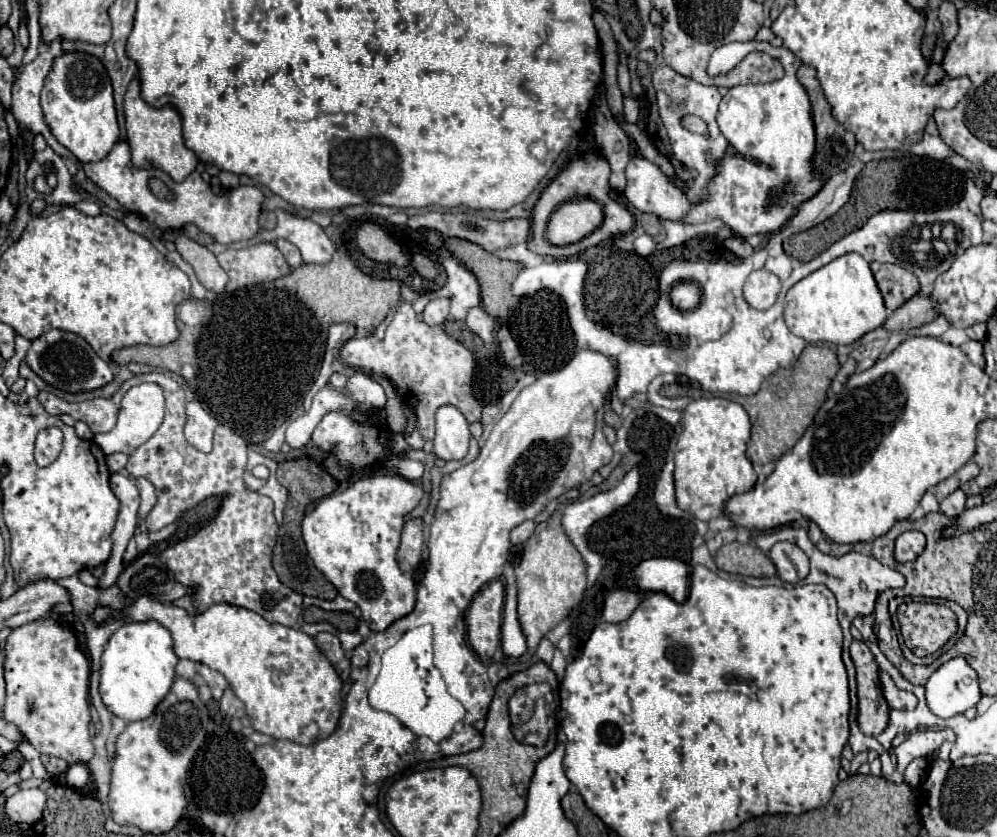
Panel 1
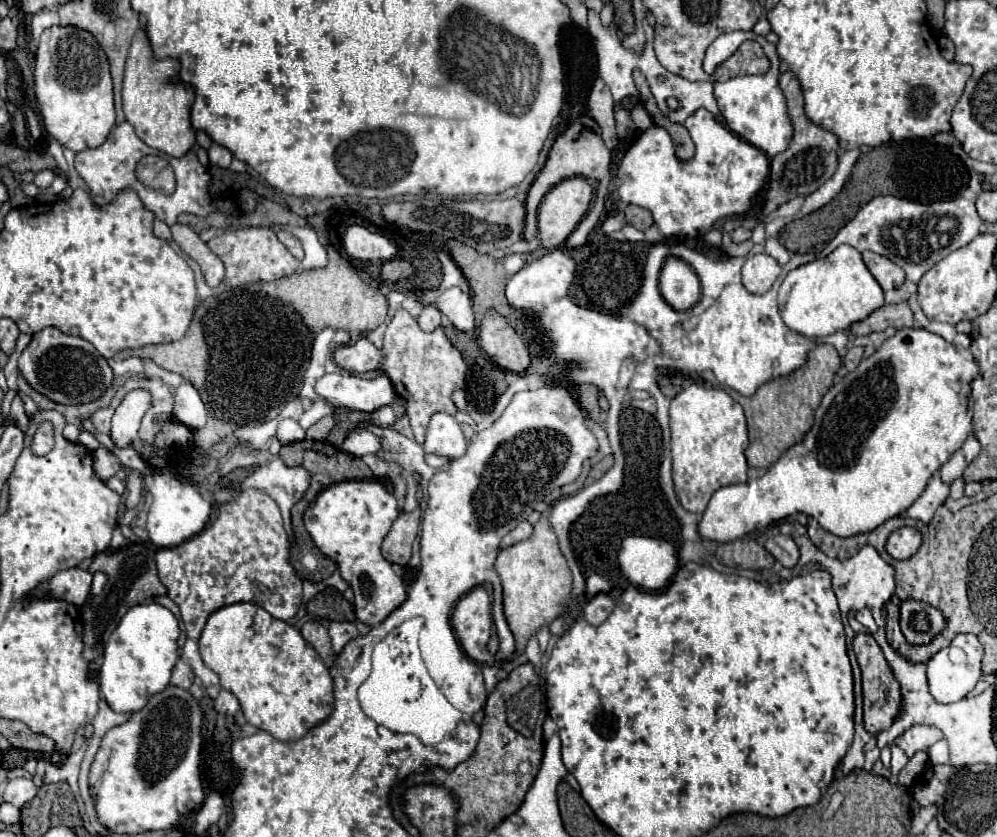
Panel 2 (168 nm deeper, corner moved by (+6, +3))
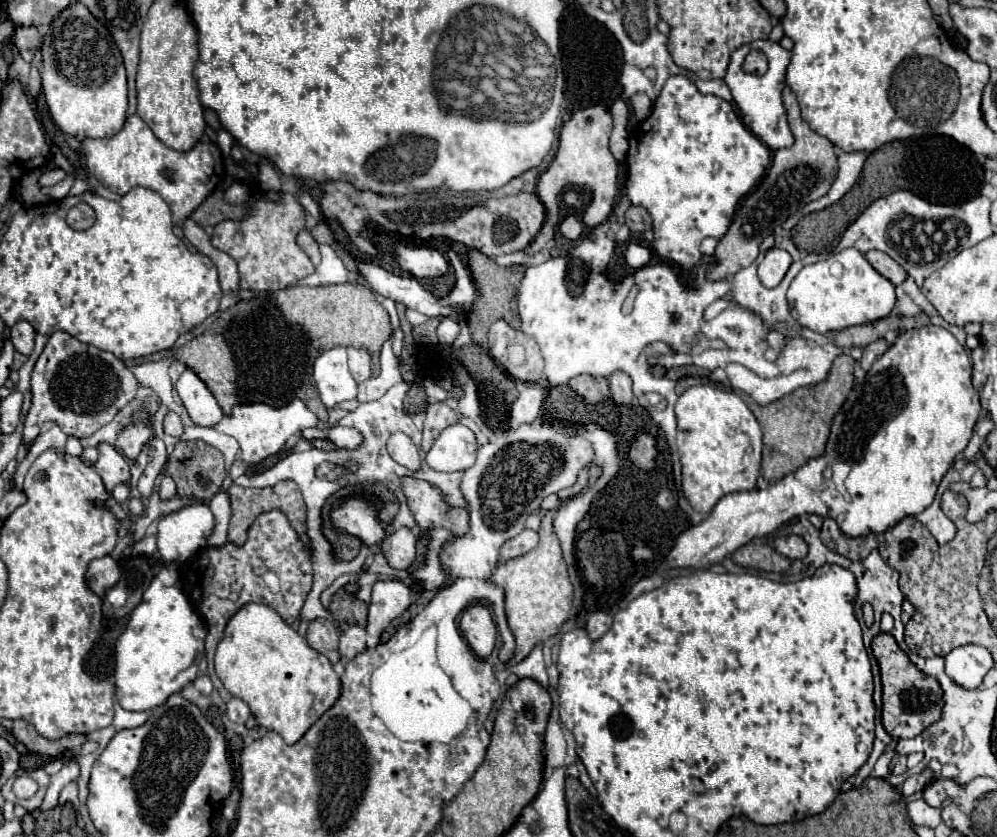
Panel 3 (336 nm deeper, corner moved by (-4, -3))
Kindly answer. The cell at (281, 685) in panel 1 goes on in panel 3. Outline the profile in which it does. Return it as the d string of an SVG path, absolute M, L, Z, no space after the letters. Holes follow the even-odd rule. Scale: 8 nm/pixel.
M247 603L231 617L225 637L217 647L215 671L233 697L247 701L257 723L279 733L289 745L299 741L299 737L303 737L303 733L337 701L341 693L339 675L333 671L329 659L311 649L295 629L291 629L271 607L261 603Z

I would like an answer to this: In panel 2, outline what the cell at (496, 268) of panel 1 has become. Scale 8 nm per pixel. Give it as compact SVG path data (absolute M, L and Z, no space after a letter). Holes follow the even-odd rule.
M449 239L447 247L449 247L449 253L451 253L453 261L459 265L459 269L463 271L463 275L467 277L467 281L471 285L471 291L473 291L473 309L475 309L475 321L477 321L477 325L483 319L485 311L489 311L489 309L495 309L503 317L509 317L511 315L511 307L509 307L507 299L505 299L507 273L503 269L503 261L501 259L493 259L489 255L481 255L473 247L469 247L465 243L459 243L455 239Z

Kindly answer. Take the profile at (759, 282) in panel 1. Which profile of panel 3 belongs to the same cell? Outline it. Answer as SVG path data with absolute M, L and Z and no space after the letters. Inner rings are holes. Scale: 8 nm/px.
M773 247L765 253L763 261L759 263L759 279L763 281L763 285L775 287L785 277L789 265L791 265L791 255L785 249Z

